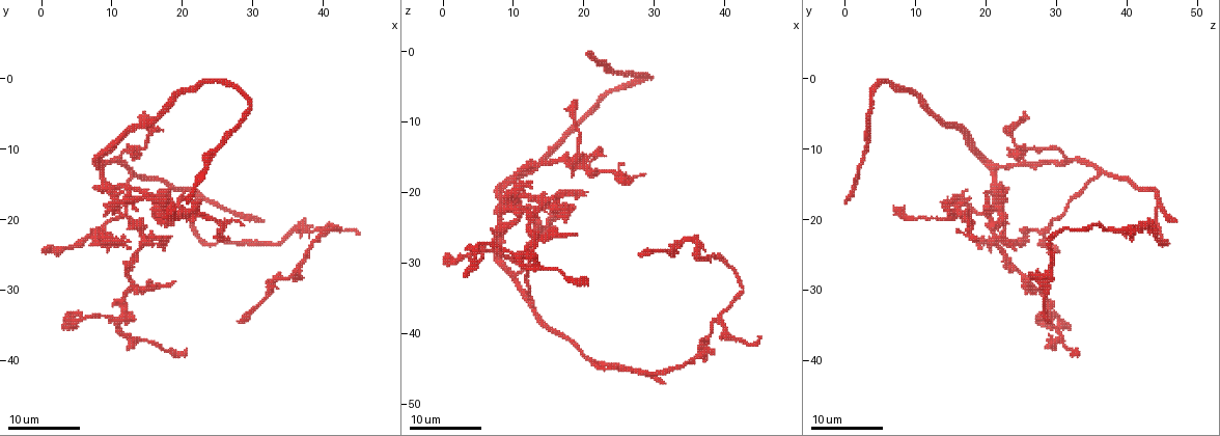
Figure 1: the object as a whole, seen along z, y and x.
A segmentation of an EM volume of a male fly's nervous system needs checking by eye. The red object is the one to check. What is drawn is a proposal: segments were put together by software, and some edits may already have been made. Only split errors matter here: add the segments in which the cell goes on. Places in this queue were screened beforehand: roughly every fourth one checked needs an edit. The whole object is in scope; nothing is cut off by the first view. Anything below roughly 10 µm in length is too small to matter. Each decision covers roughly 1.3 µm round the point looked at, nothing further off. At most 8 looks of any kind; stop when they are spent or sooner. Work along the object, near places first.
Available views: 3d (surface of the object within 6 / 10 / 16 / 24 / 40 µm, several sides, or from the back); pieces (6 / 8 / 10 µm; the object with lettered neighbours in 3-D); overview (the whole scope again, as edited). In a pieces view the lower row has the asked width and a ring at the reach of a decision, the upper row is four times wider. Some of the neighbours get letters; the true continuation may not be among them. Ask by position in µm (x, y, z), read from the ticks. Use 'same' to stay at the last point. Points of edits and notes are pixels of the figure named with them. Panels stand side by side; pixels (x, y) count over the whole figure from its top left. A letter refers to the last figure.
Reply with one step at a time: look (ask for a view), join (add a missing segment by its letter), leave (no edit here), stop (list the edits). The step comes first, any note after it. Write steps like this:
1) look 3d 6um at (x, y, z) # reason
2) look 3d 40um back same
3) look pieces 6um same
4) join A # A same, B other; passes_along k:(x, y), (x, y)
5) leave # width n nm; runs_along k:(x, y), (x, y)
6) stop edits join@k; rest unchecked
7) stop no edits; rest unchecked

look 3d 10um at (31.5, 20.0, 47.0) # free end

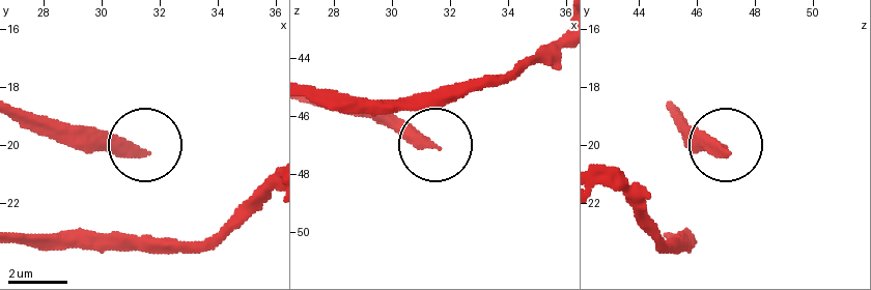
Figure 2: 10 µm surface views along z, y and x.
look pieces 8um at (31.3, 20.3, 47.0) # see the neighbours

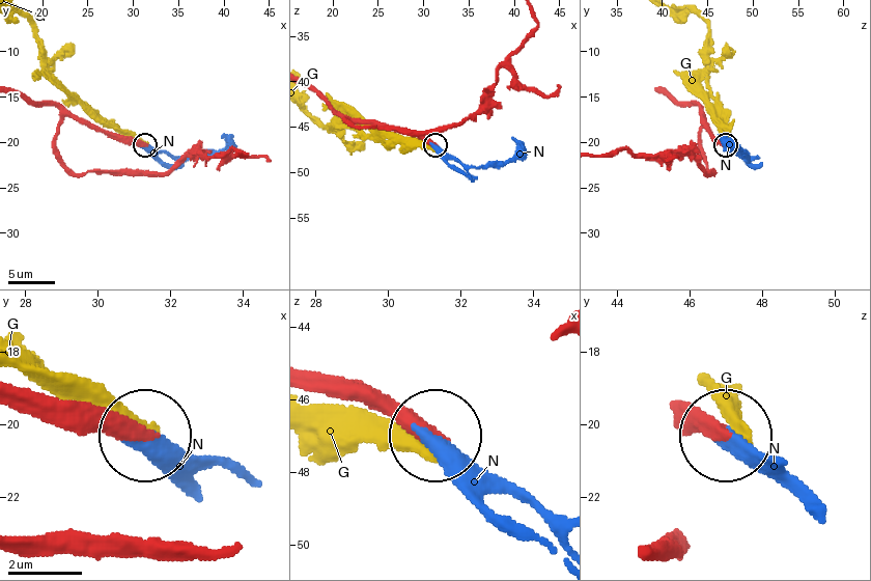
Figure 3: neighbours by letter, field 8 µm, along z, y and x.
join N # G other, N same; passes_along 3:(38, 391), (101, 406), (135, 434), (221, 462), (249, 483); the cell continues

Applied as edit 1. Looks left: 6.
look pieces 8um at (12.5, 24.0, 19.5) # long arm stops here

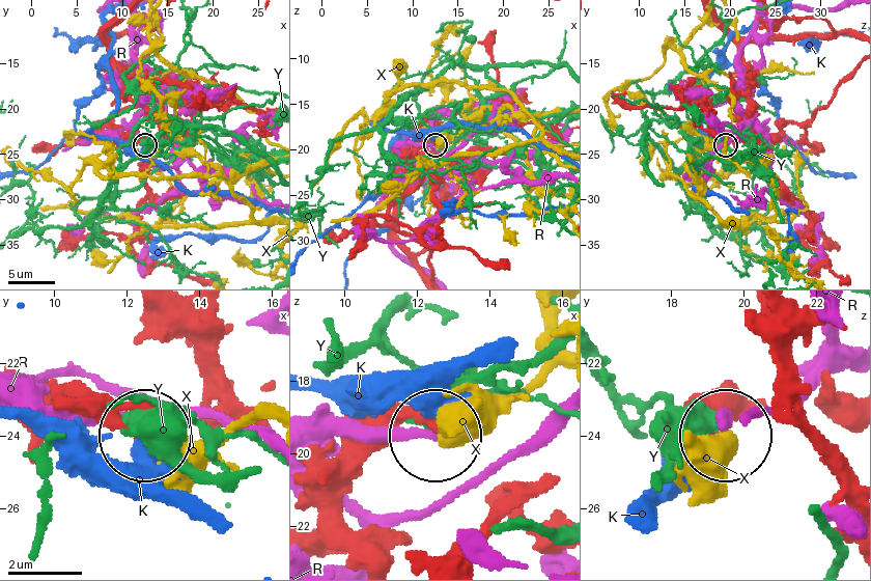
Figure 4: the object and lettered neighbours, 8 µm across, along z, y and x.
leave # K other, R other, X other, Y other; no lettered segment goes on from it

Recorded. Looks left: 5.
look pieces 10um at (28.0, 34.5, 28.5) # long arm stops here

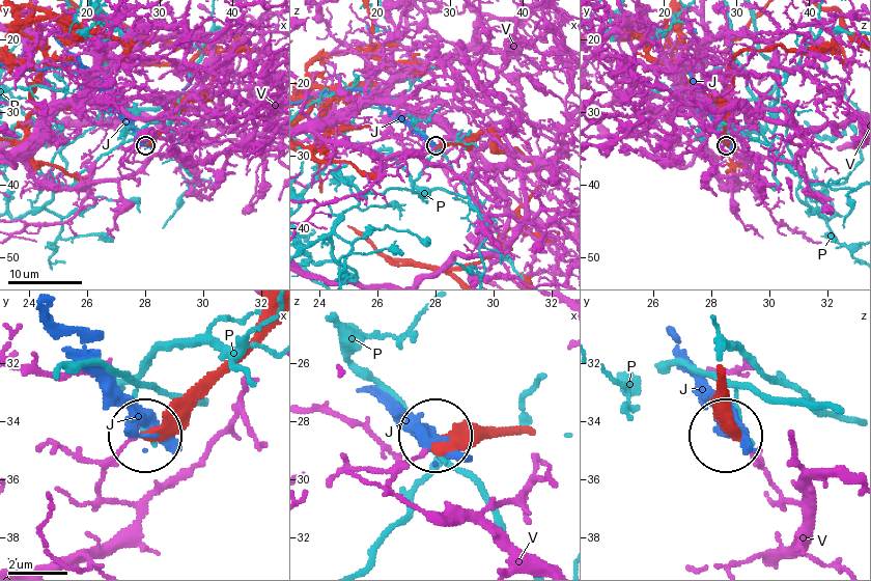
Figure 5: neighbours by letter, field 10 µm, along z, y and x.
leave # J other, P other, V other; runs_along 5:(272, 307), (250, 344), (148, 431); none of them fits

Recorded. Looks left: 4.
look 3d 10um at (21.0, 18.0, 0.5) # long arm stops here

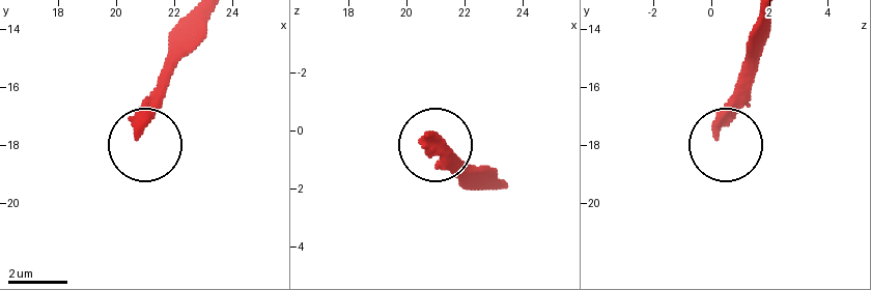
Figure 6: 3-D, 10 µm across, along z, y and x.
look pieces 10um at (20.7, 17.5, 0.1)

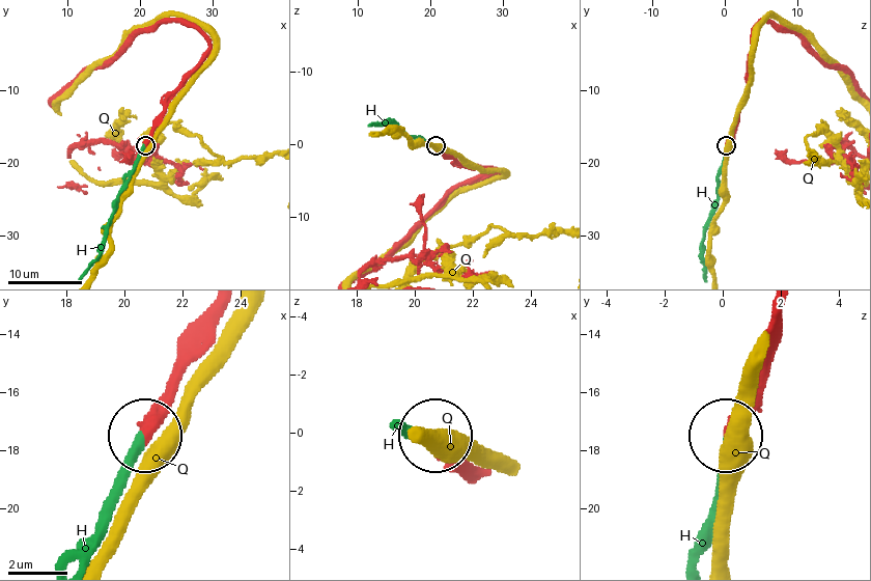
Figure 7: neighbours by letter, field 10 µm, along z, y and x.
join H # H same, Q other; passes_along 7:(199, 357), (144, 434), (87, 562); the cell continues

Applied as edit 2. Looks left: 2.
stop edits join@3, join@7; rest unchecked

